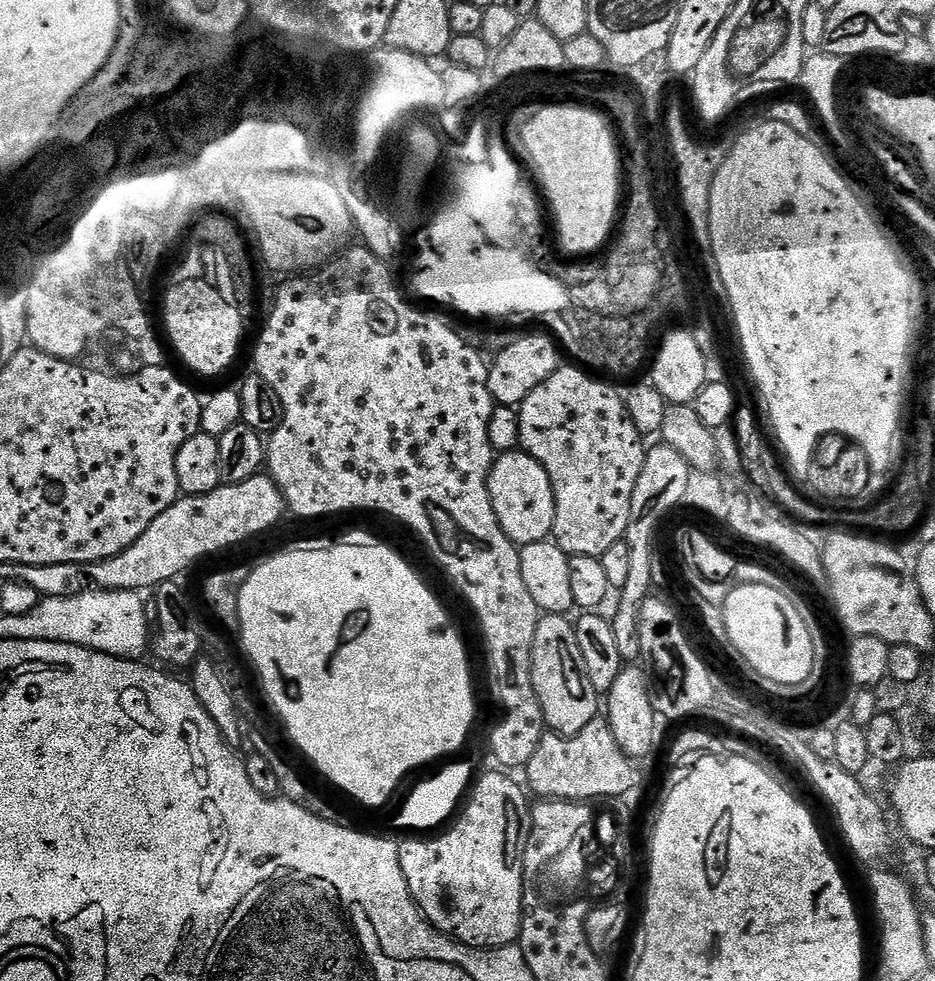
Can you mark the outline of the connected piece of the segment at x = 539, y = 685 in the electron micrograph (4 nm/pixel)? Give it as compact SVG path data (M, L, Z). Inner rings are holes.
M541 615L532 651L534 694L538 694L538 706L542 706L547 731L557 732L559 736L582 734L602 712L601 693L590 686L590 674L586 674L586 662L582 662L582 650L578 646L576 625L568 619L567 615Z

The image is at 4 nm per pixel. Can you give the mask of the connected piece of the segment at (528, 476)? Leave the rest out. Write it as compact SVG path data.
M523 450L497 455L488 476L488 489L494 514L498 514L498 522L513 544L523 546L551 537L556 517L554 490L546 470L534 457Z

